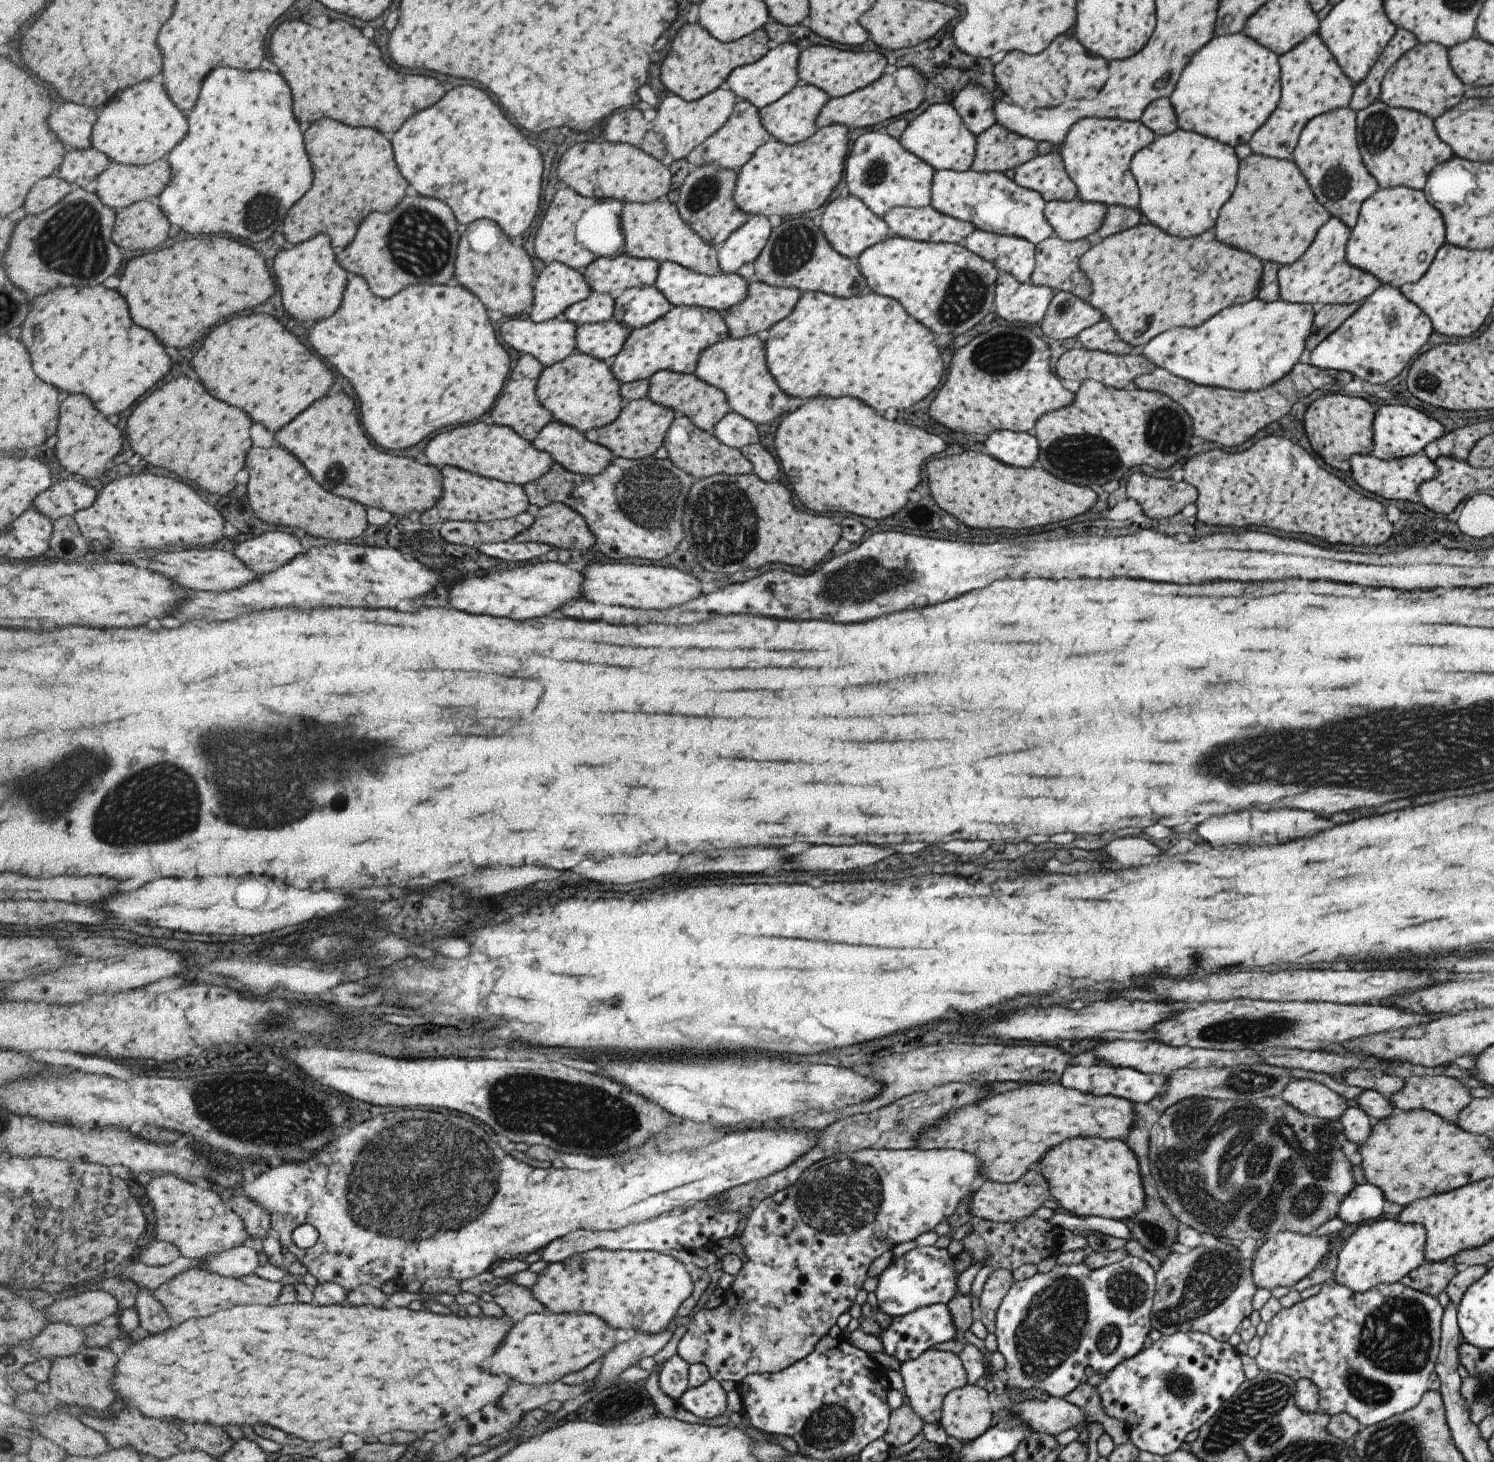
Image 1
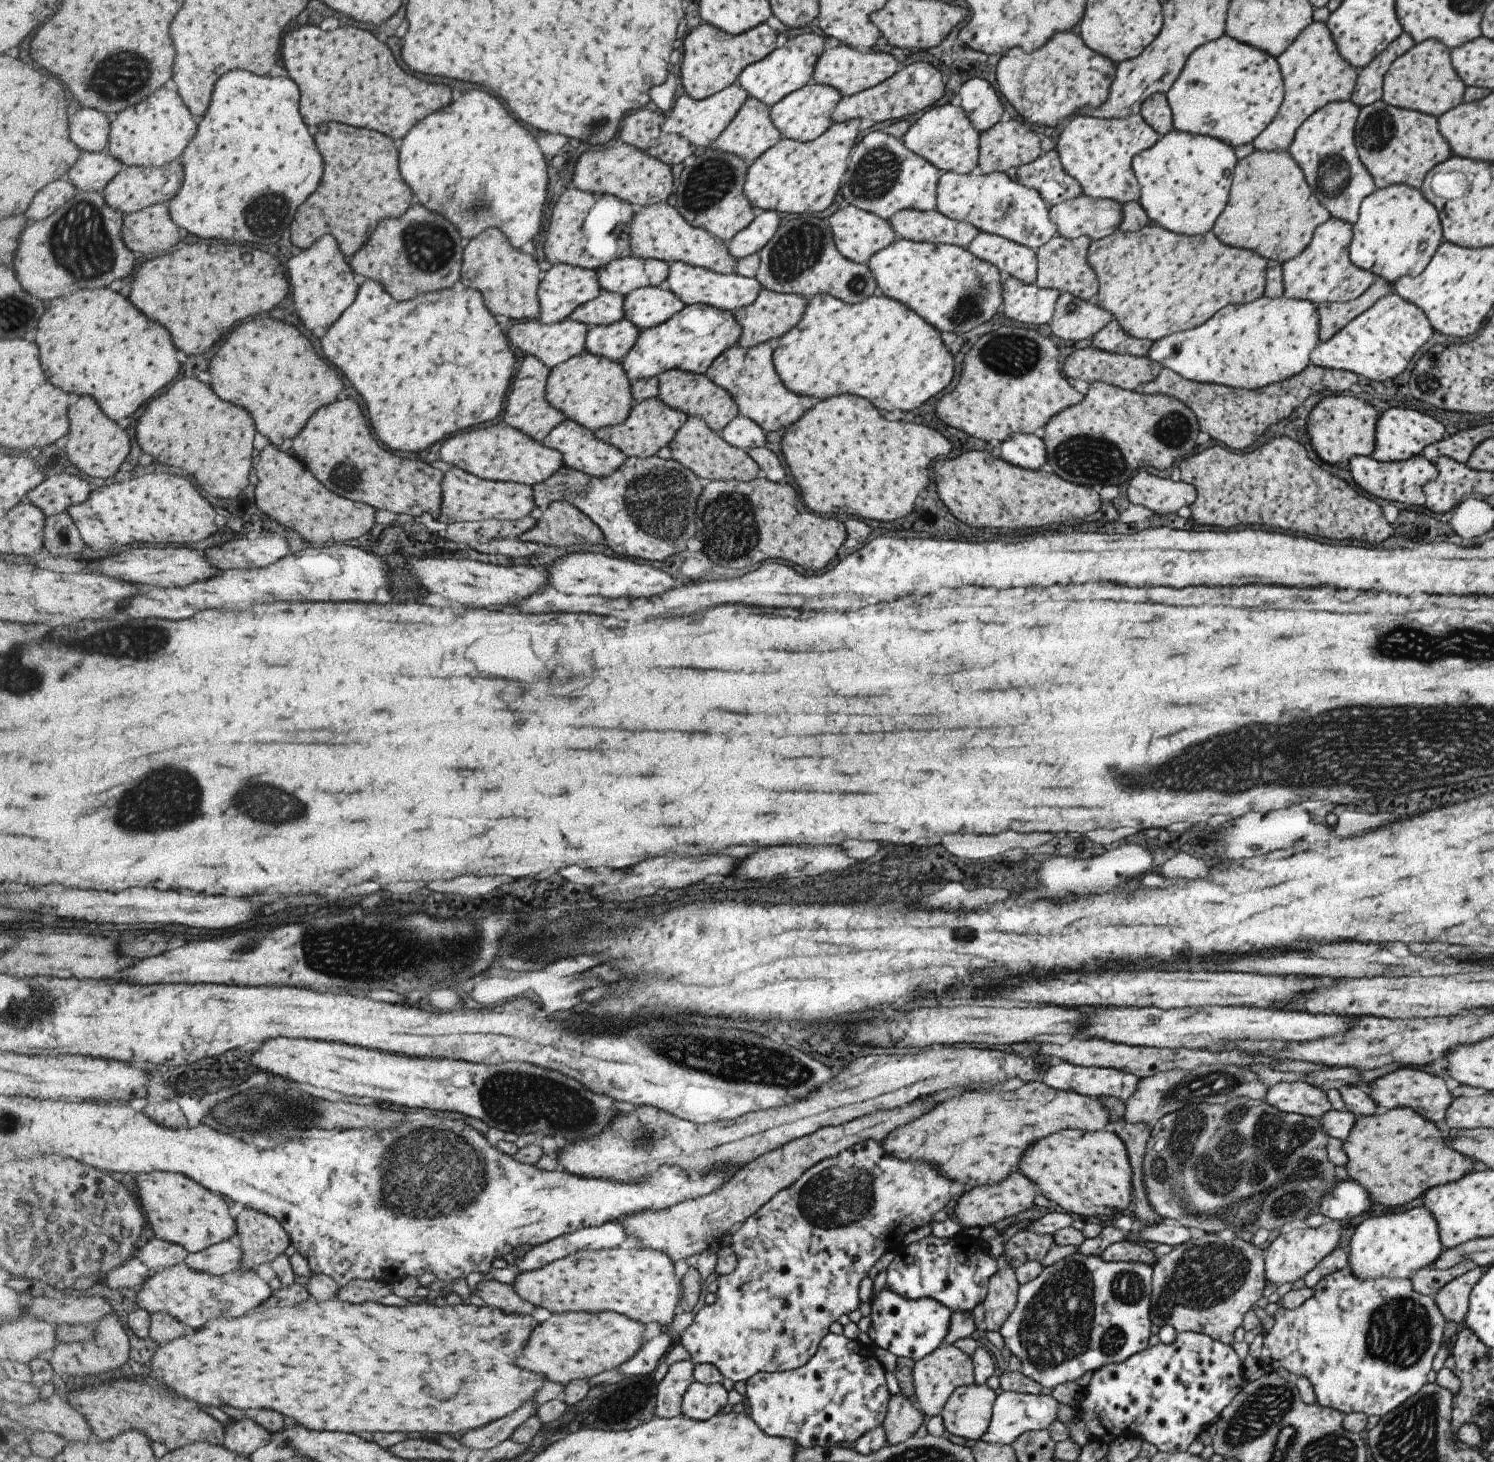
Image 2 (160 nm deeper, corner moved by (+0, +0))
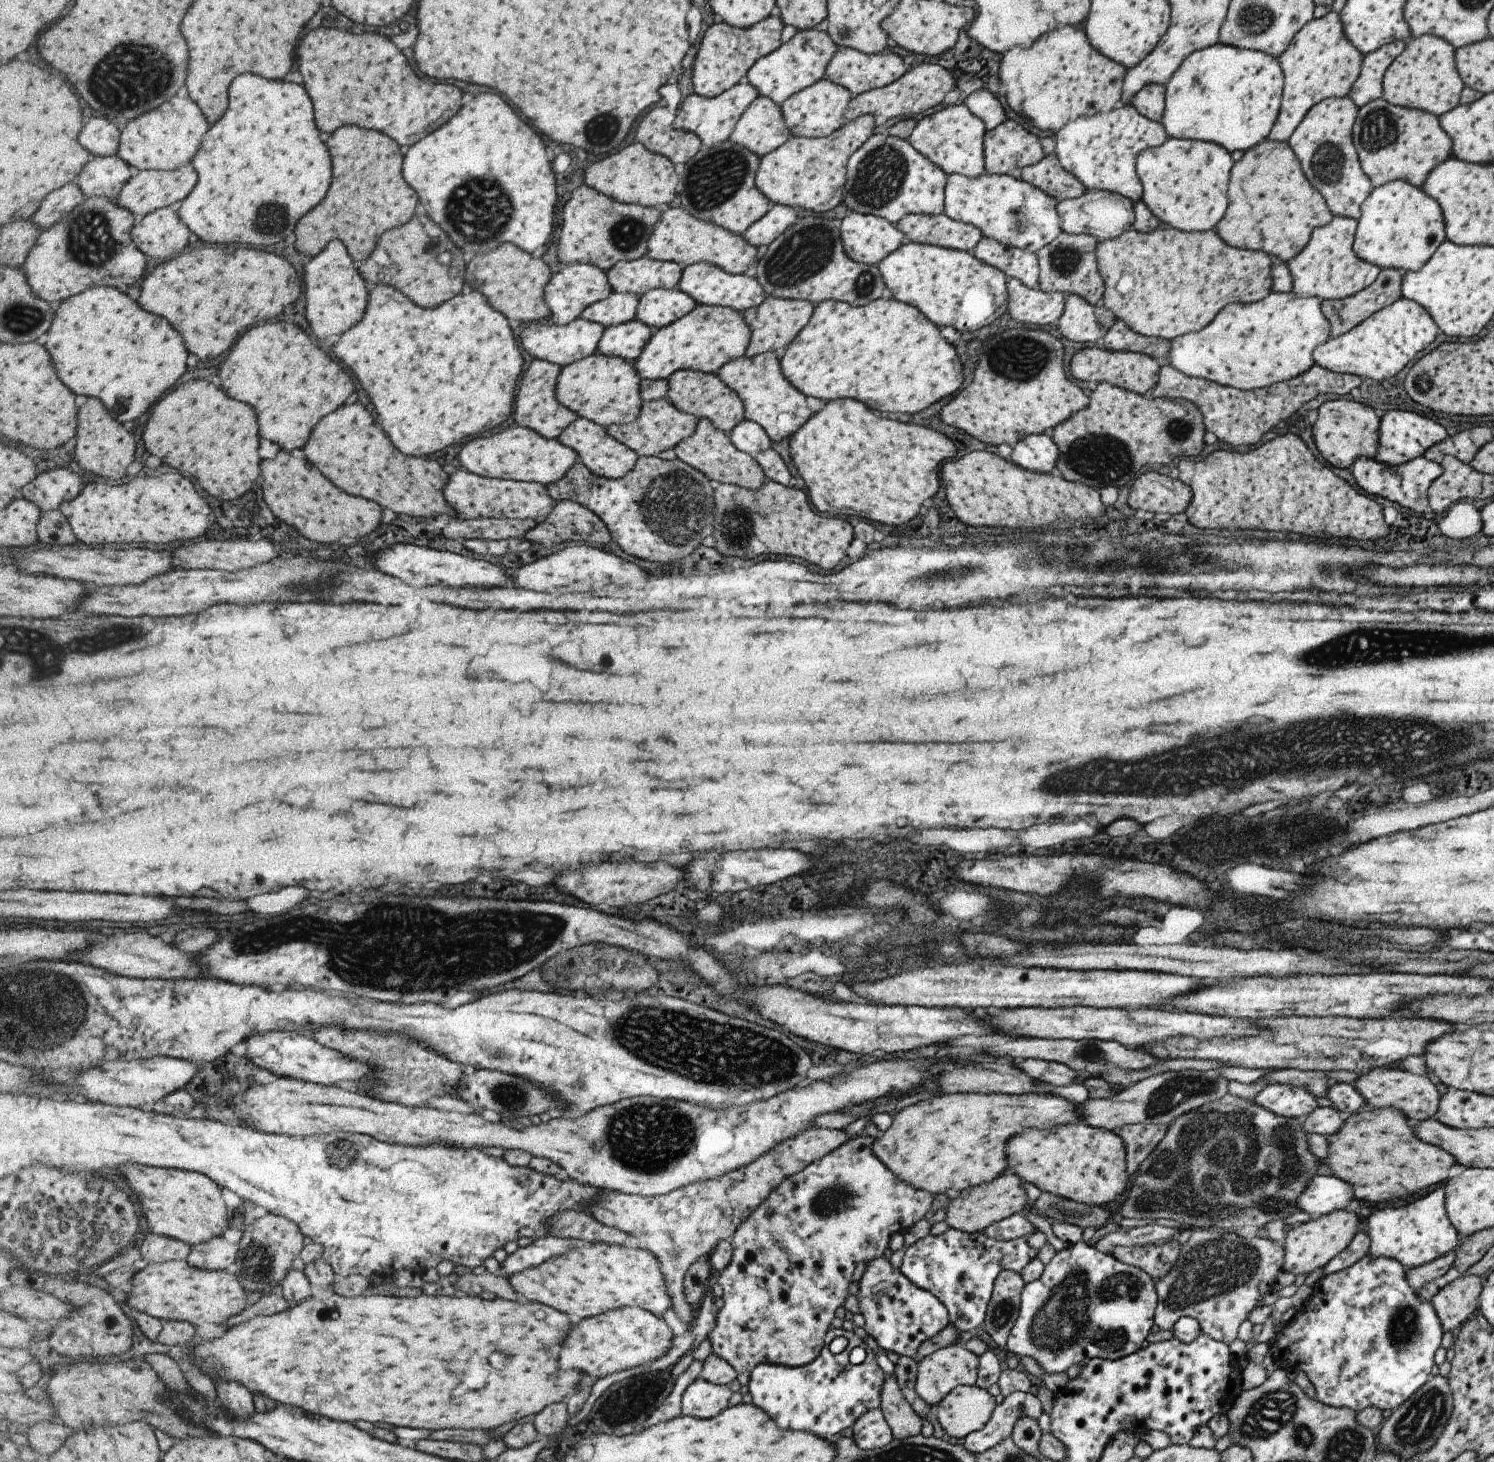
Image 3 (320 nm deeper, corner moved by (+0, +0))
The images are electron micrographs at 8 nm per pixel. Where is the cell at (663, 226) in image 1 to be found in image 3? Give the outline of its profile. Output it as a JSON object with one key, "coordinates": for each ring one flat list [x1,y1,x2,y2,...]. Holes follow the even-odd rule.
{"coordinates":[[683,207,664,208,662,219,650,240,651,258,660,261,673,261,686,265,708,262,724,268,736,275,747,272,752,265,756,265,756,248,739,233,731,232,712,222,707,222,693,216]]}

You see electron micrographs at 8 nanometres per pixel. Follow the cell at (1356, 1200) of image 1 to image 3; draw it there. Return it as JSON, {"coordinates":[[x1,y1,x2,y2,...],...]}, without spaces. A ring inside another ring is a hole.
{"coordinates":[[1313,1175,1296,1198,1301,1215,1318,1217,1328,1212,1344,1209,1353,1199,1352,1188,1333,1175]]}

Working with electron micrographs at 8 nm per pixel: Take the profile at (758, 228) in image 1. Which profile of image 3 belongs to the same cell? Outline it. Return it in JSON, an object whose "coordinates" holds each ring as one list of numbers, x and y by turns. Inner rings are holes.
{"coordinates":[[775,203,761,219,747,227,743,236,755,248,765,247,797,221,797,211,793,207]]}

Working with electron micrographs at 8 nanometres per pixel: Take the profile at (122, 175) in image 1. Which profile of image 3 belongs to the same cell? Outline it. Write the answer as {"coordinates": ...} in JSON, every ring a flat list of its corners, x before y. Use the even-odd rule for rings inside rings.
{"coordinates":[[193,166,181,167,174,171,158,171,157,169,135,171,130,182,123,187,117,204,130,210,137,218,142,218,150,215,153,211,183,202,195,190,197,182,199,182,199,176]]}

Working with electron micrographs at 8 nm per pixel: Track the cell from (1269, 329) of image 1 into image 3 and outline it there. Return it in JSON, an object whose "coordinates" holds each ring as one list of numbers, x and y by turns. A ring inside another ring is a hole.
{"coordinates":[[1271,291,1253,304,1227,304,1211,324,1171,339,1167,364,1188,377,1242,391,1288,381,1314,364,1313,349,1330,338,1320,301,1291,291]]}

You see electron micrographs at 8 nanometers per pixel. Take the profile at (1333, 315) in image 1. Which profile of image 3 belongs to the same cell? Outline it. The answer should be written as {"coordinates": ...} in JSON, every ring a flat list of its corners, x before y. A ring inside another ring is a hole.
{"coordinates":[[1395,268,1380,269,1373,284,1363,292,1345,299,1321,300,1320,309,1330,324,1330,338,1341,336,1358,325,1375,310,1401,298,1402,272]]}

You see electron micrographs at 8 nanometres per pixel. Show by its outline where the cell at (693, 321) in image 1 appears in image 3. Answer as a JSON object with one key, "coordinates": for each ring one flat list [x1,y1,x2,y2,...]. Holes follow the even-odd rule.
{"coordinates":[[701,305,689,315,676,320,669,326,655,331,646,344,641,356,634,362,643,379,669,379,674,372,683,369,695,369,706,373,717,373,732,360,747,356,748,344,751,339,751,328,742,313,731,307,721,305]]}

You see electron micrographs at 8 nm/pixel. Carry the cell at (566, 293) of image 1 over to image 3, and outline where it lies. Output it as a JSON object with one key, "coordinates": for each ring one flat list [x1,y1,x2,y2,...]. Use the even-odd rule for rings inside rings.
{"coordinates":[[587,263,566,265,553,278,546,288,546,301,552,310,551,319,557,325,566,325,582,316,592,304,609,298,613,292,609,272]]}

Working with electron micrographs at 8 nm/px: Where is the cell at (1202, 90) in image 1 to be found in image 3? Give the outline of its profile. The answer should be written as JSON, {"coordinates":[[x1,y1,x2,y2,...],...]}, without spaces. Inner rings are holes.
{"coordinates":[[1219,42,1207,48,1196,50,1186,56,1177,70,1169,77,1169,80,1164,84,1164,109,1162,119,1160,120,1167,137,1174,139,1195,139,1196,141,1207,141,1222,146,1228,153,1233,150,1244,150,1255,146,1257,143,1265,140,1270,133,1271,127,1275,122,1277,113,1279,112,1280,100,1282,95,1283,75,1278,66,1278,59,1261,51,1253,51,1251,49,1240,49,1234,46,1224,45]]}

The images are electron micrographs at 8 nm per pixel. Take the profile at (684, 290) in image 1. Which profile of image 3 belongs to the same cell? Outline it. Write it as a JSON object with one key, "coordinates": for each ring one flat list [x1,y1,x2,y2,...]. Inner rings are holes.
{"coordinates":[[708,262,695,263,686,267,682,282,677,288,692,296,701,305,721,305,734,308,744,314,751,307,759,306,765,300,765,290,755,277,736,275]]}

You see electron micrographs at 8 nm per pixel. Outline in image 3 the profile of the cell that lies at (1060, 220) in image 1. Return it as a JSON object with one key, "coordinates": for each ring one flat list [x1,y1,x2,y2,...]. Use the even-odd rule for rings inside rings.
{"coordinates":[[1085,190,1078,197,1060,200,1056,205,1060,230,1070,235,1094,236,1104,241,1119,236,1131,228,1134,221,1134,203,1130,198,1109,191]]}

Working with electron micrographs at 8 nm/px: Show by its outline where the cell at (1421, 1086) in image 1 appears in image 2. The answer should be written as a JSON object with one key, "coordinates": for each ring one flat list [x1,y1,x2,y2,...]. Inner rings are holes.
{"coordinates":[[1407,1067,1397,1068,1393,1072,1373,1080,1366,1091,1375,1105,1383,1106,1386,1109,1406,1107,1431,1123,1444,1120,1447,1106,1452,1100,1451,1094,1441,1078]]}

